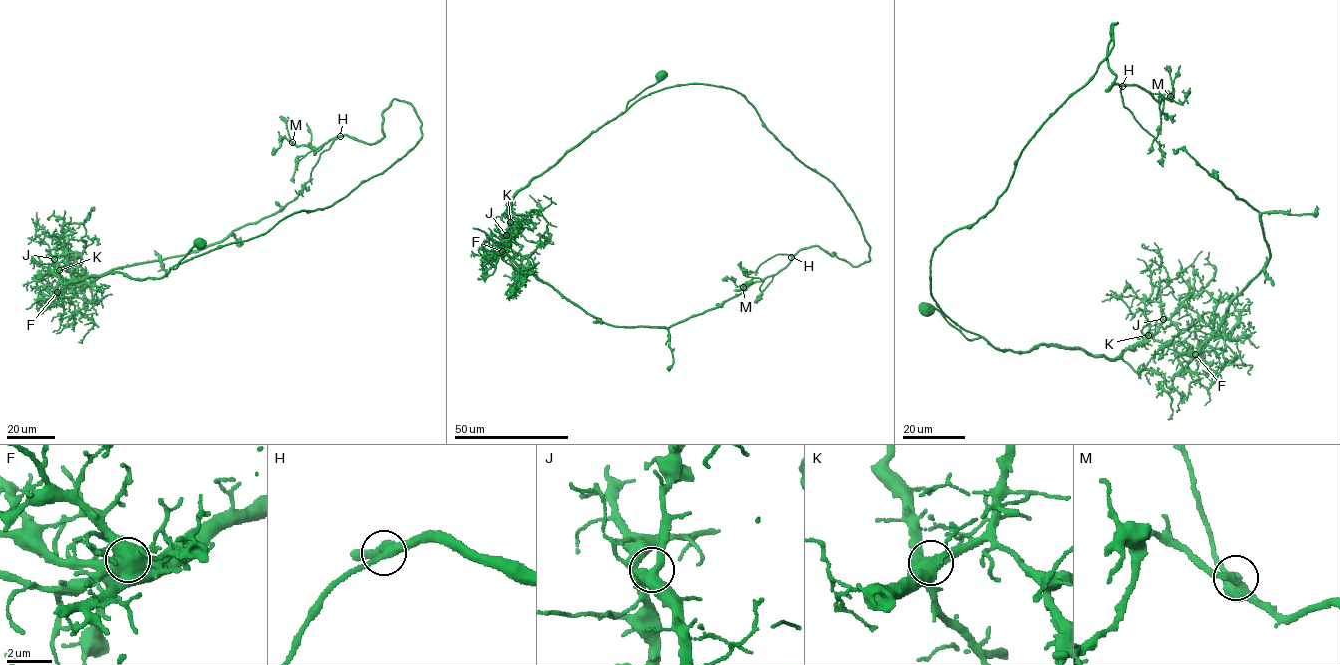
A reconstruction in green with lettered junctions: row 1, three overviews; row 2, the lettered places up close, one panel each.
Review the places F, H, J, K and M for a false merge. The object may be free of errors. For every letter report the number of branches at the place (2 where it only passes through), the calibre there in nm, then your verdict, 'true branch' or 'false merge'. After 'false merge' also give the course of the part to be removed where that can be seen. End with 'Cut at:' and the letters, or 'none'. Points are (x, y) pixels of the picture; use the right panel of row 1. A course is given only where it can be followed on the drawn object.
F: branches 3; calibre 600 nm; false merge; course (1195, 354), (1217, 335), (1234, 297), (1266, 265), (1270, 254), (1260, 214), (1182, 149), (1174, 153)
H: branches 3; calibre 400 nm; true branch
J: branches 3; calibre 420 nm; true branch
K: branches 3; calibre 500 nm; true branch
M: branches 3; calibre 360 nm; true branch
Cut at: F

